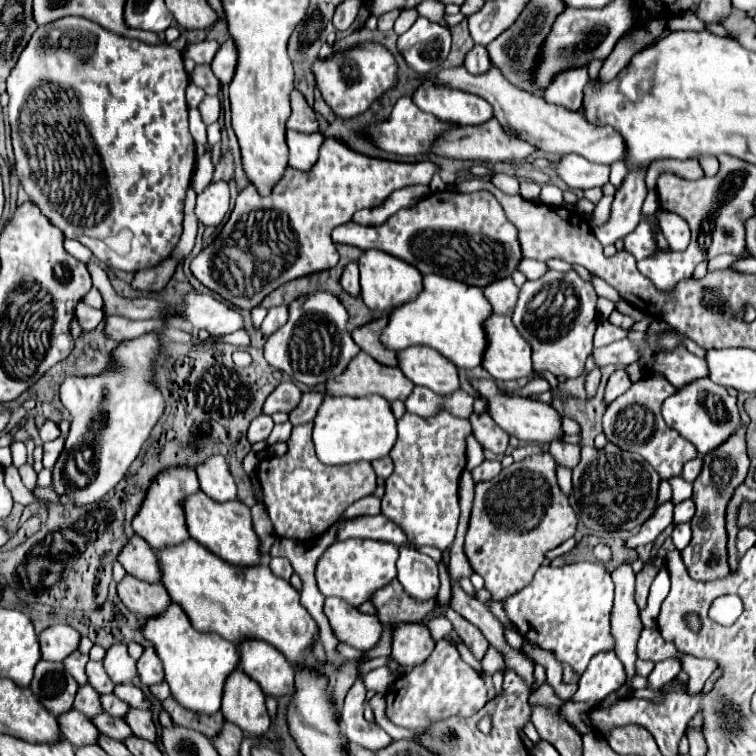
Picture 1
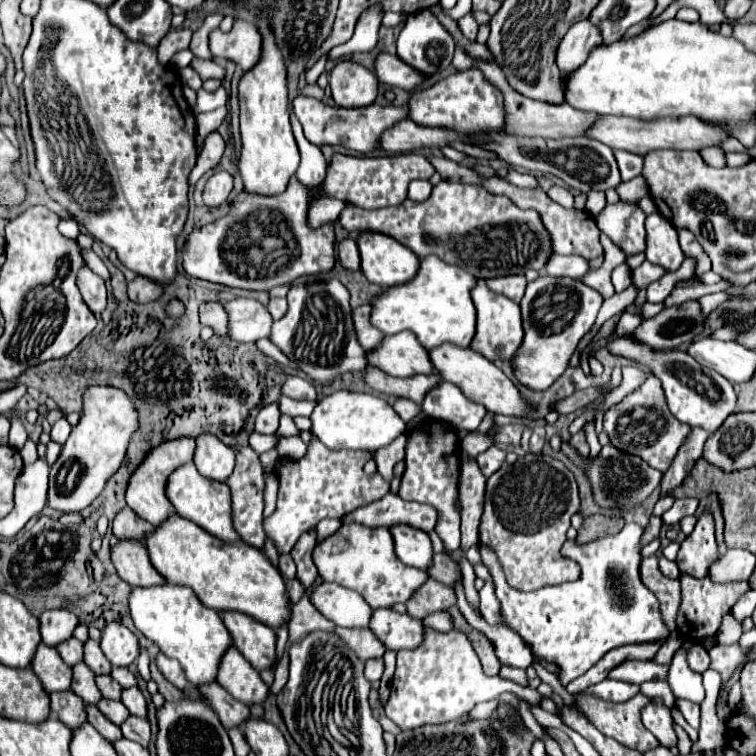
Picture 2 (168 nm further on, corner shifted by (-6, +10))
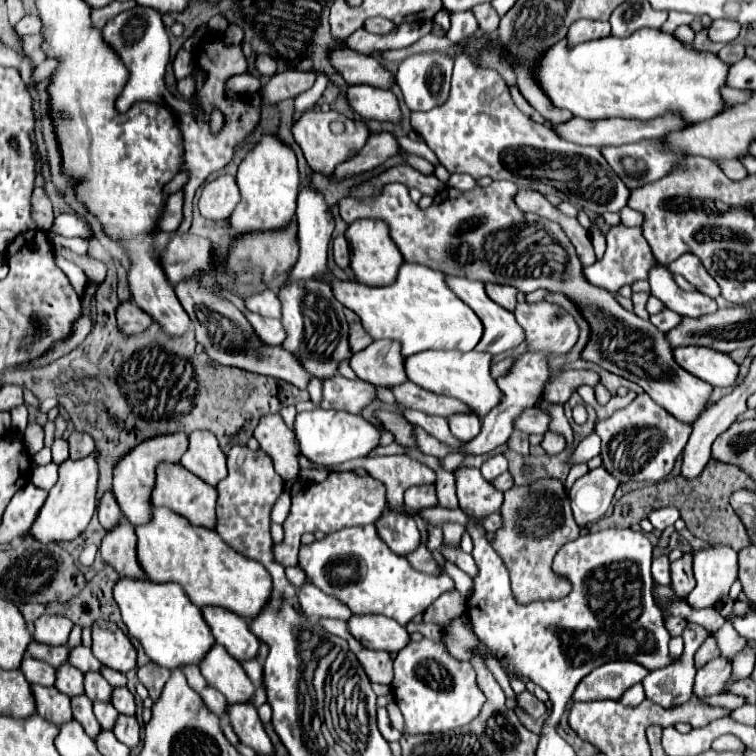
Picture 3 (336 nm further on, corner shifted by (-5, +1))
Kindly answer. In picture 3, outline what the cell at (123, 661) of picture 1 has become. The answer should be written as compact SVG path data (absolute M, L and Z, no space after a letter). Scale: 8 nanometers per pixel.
M93 624L93 654L105 666L123 674L137 664L135 646L117 626L109 628L107 624Z

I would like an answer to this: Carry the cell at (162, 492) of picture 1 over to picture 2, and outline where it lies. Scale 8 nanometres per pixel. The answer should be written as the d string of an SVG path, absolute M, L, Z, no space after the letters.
M194 437L170 439L170 441L164 441L162 445L156 445L154 449L150 449L150 453L142 459L142 465L138 465L138 469L132 473L132 477L128 481L128 487L126 487L128 507L134 513L138 513L142 519L152 523L154 527L158 527L162 521L166 521L174 513L174 507L170 507L170 501L166 497L166 481L176 467L192 461L192 457L194 457Z

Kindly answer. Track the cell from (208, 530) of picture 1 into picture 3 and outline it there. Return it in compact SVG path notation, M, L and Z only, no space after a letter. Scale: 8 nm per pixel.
M161 464L157 468L157 482L151 496L151 502L155 508L169 508L175 514L187 518L195 526L203 526L209 530L215 530L217 526L217 488L205 484L201 478L197 478L193 472L183 468L181 464Z

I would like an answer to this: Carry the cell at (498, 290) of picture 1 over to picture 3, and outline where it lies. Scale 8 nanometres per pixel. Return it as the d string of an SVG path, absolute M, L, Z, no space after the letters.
M489 284L485 286L487 296L497 302L499 306L503 306L505 310L513 310L517 306L517 290L513 286L499 286L499 284Z

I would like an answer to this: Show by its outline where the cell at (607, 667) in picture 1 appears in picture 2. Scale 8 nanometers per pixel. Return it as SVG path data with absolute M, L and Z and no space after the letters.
M624 661L616 669L612 669L610 679L626 681L626 683L644 683L644 681L666 681L668 665L658 665L654 661Z

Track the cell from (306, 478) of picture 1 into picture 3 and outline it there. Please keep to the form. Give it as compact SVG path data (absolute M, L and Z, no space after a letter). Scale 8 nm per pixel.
M329 472L329 476L319 484L309 484L307 488L299 490L291 498L291 510L287 520L283 522L283 542L273 544L273 556L281 566L297 566L297 550L299 550L299 538L305 532L317 532L325 530L337 532L347 526L357 524L375 524L377 518L381 518L385 510L385 486L383 482L371 478L371 476L357 476L355 472Z

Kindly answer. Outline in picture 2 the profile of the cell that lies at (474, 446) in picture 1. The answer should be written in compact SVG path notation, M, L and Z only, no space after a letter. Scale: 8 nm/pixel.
M442 381L426 395L422 411L432 419L444 419L448 425L468 431L474 431L486 415L486 409L482 405L464 397L464 393L448 381Z

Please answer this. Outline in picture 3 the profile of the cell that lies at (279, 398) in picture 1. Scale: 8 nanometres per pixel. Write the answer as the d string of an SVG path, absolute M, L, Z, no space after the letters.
M333 376L323 380L323 398L321 408L349 410L359 414L363 406L375 400L375 388L363 380L347 380L343 376Z

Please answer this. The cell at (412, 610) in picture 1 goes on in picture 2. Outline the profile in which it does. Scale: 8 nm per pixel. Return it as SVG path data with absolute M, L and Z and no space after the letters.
M428 579L406 603L408 615L412 615L414 619L426 619L430 613L444 611L452 605L456 605L456 595L452 587L446 587L434 579Z

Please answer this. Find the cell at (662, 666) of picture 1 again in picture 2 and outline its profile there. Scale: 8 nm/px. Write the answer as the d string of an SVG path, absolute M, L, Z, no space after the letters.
M694 645L694 647L688 651L688 663L690 663L690 669L692 669L692 671L704 673L704 671L710 667L710 657L708 657L708 653L706 653L700 645Z

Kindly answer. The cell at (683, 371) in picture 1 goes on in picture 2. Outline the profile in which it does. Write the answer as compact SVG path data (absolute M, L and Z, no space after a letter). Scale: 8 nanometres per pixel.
M717 292L702 296L697 301L700 303L704 317L707 317L713 310L717 308L717 306L725 302L730 302L731 300L732 297L725 292Z

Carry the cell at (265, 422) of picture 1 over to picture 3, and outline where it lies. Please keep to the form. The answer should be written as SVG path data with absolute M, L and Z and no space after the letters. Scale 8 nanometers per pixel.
M269 414L259 420L255 428L255 438L261 444L261 450L273 458L275 472L284 481L297 478L297 450L295 434L283 424L279 414Z

